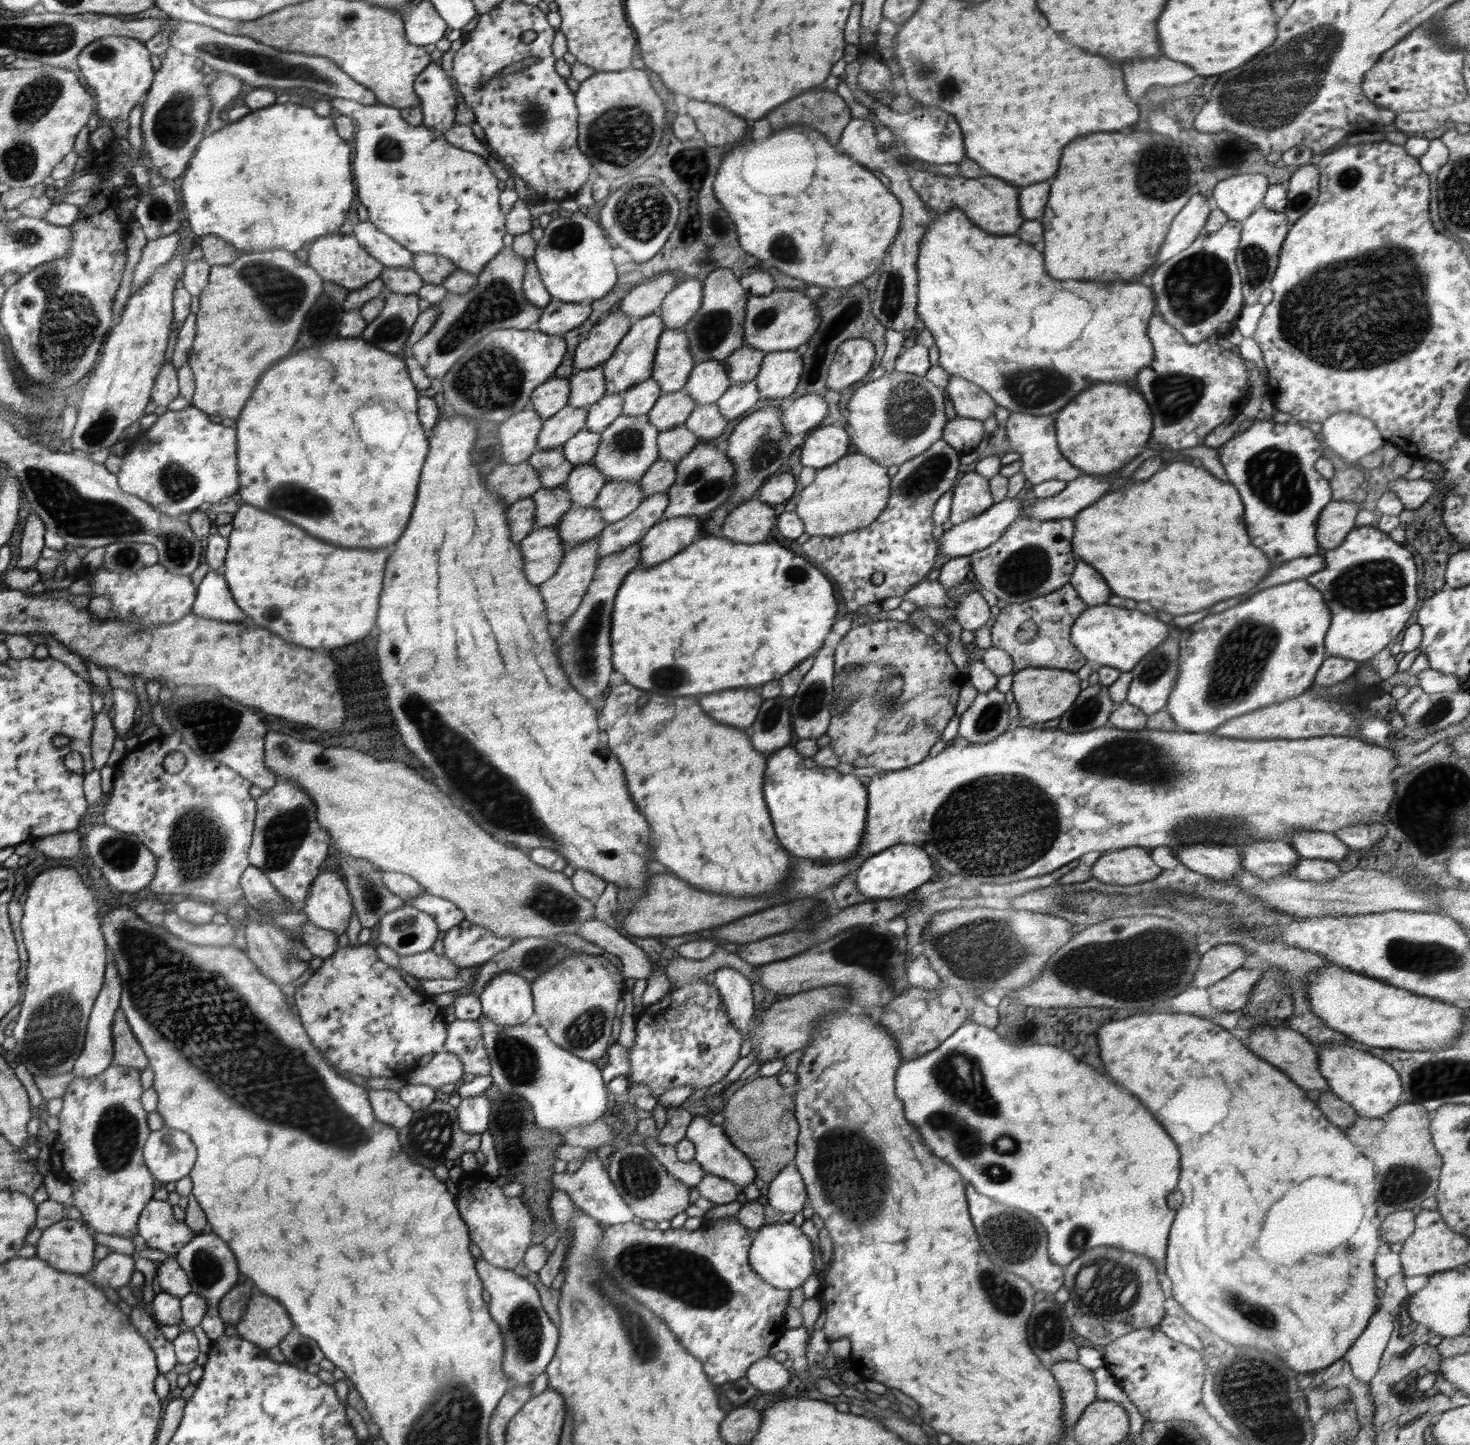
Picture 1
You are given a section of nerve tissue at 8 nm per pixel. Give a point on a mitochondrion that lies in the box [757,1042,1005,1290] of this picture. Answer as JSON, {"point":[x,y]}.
{"point":[859,1193]}

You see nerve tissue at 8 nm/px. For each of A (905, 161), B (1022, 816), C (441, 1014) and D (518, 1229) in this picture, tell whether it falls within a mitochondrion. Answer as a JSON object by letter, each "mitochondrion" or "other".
{"A":"other","B":"mitochondrion","C":"other","D":"other"}

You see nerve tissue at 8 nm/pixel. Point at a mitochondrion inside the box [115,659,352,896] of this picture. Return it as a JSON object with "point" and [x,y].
{"point":[198,842]}

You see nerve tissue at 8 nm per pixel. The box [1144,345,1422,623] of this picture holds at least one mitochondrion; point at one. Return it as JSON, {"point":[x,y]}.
{"point":[1374,585]}

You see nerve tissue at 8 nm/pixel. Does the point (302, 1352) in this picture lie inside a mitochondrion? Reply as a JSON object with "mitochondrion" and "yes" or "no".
{"mitochondrion":"yes"}

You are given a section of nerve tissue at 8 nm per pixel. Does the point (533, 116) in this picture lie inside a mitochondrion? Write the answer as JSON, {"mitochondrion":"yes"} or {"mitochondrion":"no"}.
{"mitochondrion":"yes"}

